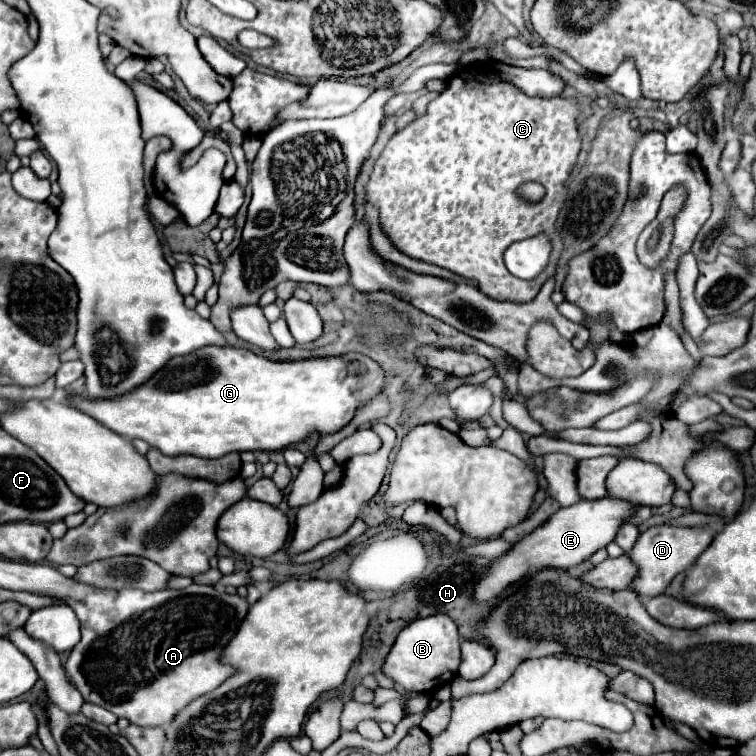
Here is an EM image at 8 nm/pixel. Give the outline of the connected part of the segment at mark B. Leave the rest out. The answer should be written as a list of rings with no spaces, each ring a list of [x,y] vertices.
[[[430,616],[408,624],[396,638],[386,662],[384,674],[408,692],[426,692],[450,684],[460,668],[460,634],[448,616]]]

